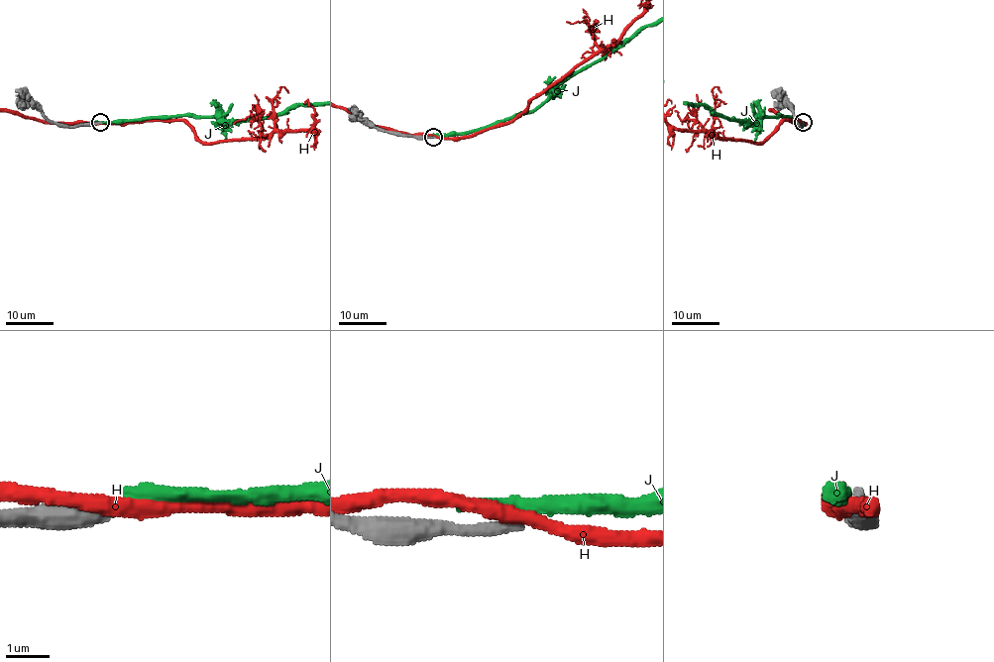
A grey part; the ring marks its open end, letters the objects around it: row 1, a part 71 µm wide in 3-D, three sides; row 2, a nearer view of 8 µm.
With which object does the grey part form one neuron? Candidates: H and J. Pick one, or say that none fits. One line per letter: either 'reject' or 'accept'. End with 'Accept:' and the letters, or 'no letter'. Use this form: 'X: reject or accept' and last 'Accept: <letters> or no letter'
H: reject
J: reject
Accept: no letter

